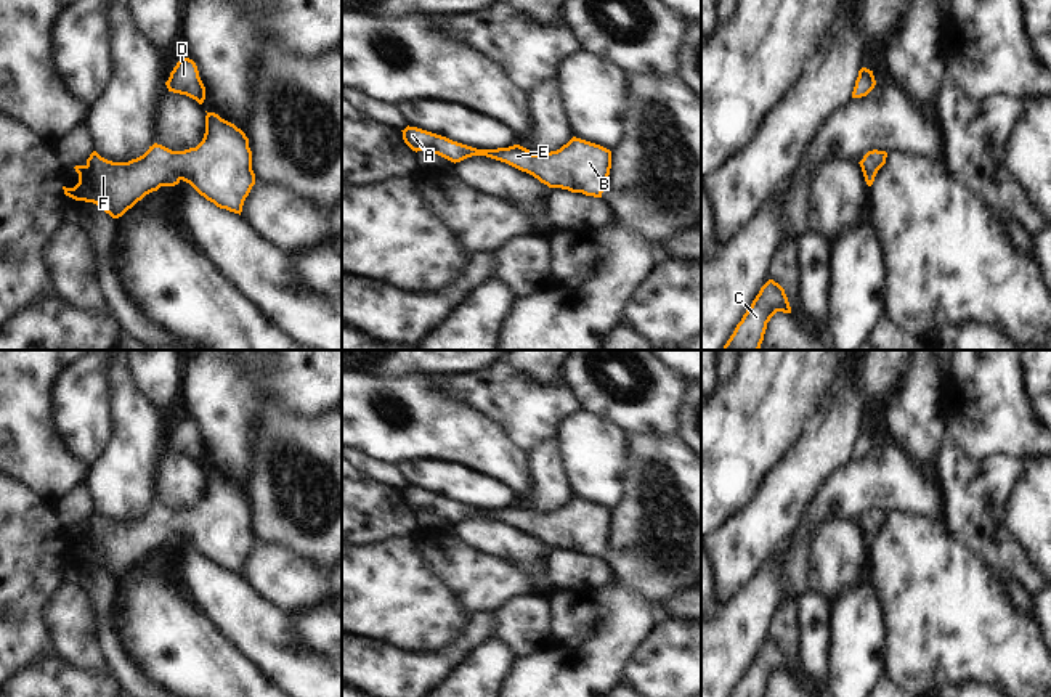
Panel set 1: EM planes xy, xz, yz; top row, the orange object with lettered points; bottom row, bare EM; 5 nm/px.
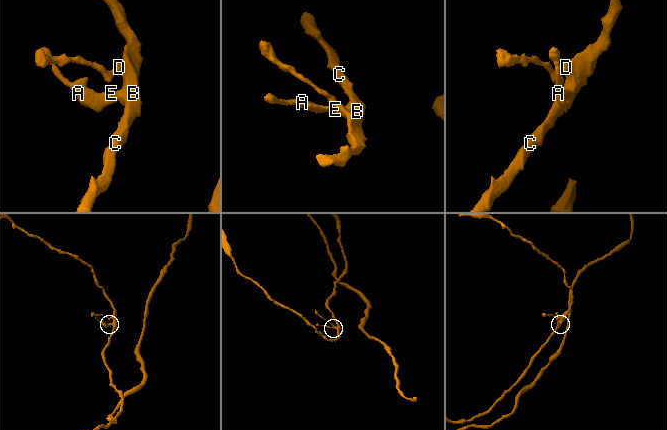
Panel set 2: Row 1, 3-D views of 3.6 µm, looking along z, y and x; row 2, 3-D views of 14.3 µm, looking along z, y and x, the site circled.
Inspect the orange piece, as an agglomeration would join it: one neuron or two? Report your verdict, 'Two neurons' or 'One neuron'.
One neuron

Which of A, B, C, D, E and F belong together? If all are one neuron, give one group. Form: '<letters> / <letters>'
A B C D E F

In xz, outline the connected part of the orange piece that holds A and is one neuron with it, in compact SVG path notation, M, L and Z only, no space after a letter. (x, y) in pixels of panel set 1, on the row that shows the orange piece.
M409 125L401 132L404 143L412 151L433 153L454 164L472 156L486 156L533 175L549 188L562 188L594 198L602 198L608 186L611 151L576 137L557 151L533 154L520 145L477 149Z

